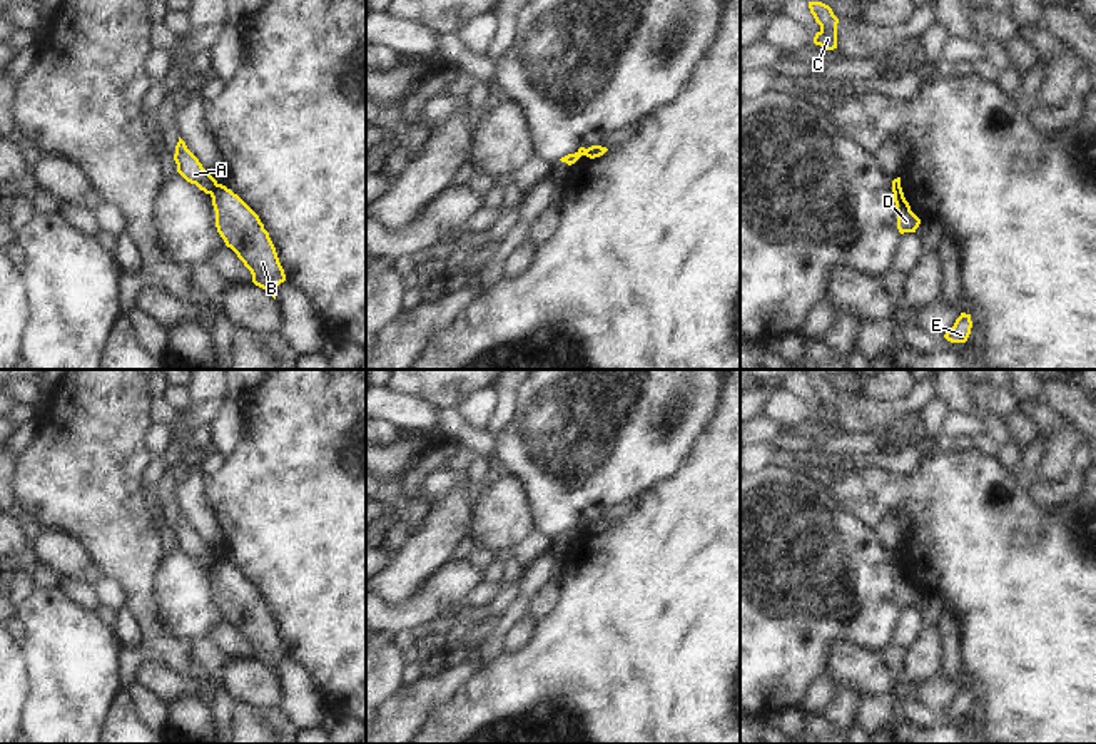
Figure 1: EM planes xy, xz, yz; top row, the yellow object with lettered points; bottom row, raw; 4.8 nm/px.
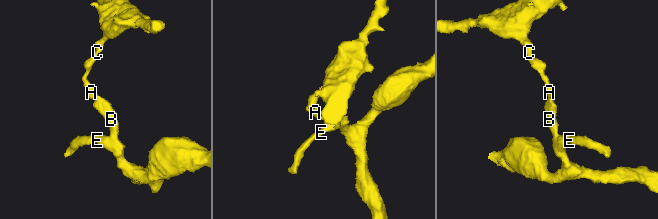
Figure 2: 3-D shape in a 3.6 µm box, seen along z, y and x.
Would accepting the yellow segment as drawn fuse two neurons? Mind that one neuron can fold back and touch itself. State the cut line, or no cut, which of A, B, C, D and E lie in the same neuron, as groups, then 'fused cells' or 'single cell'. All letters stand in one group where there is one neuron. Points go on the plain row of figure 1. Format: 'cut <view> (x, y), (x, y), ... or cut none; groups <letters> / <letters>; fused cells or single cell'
cut xy (218, 559), (209, 567); groups A C / B D E; fused cells

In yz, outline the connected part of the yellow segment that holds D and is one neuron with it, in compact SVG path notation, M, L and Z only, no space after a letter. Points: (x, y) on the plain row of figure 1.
M894 562L894 577L897 585L897 604L901 609L916 607L921 599L921 594L911 585L909 577L904 572L902 562Z

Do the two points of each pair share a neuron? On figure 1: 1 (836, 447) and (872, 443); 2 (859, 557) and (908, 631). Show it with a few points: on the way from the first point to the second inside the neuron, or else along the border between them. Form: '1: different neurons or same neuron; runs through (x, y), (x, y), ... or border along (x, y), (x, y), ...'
1: same neuron; runs through (844, 443), (864, 443)
2: different neurons; border along (901, 609), (891, 642)

